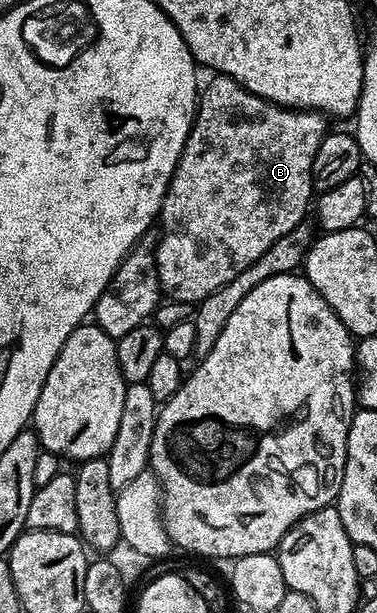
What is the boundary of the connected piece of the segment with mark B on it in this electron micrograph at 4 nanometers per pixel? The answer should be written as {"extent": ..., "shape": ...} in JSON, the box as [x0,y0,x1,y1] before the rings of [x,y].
{"extent":[157,75,327,303],"shape":[[[213,75],[210,78],[206,85],[204,82],[200,90],[197,115],[193,118],[193,129],[183,147],[183,155],[175,167],[173,178],[167,187],[167,195],[161,204],[159,225],[165,228],[165,234],[163,232],[160,234],[157,243],[157,270],[162,294],[174,301],[196,303],[202,301],[207,295],[219,291],[219,287],[231,283],[231,279],[235,279],[239,271],[247,271],[247,267],[251,267],[251,263],[255,263],[255,259],[259,259],[259,255],[263,255],[263,251],[267,251],[271,243],[283,239],[283,235],[287,235],[295,226],[306,220],[305,212],[308,209],[310,212],[311,202],[315,197],[311,179],[311,163],[315,163],[315,151],[319,151],[319,143],[323,143],[327,132],[327,126],[325,126],[327,121],[322,114],[307,109],[285,109],[282,105],[265,101],[259,95],[247,91],[238,81],[230,77]]]}

